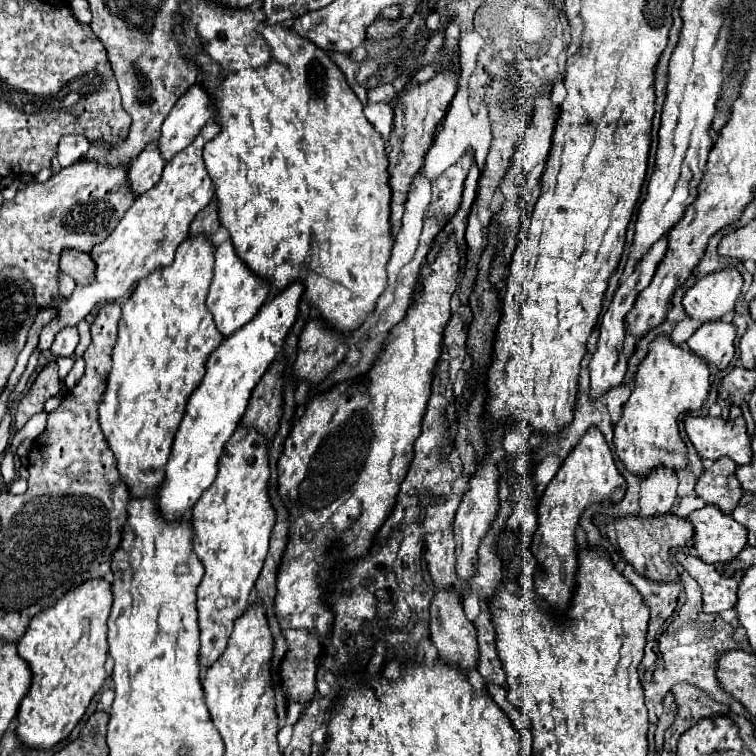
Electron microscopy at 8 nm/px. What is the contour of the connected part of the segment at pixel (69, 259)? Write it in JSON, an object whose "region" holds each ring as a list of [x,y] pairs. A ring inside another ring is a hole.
{"region":[[[65,249],[61,253],[61,269],[65,273],[69,273],[77,283],[87,283],[87,279],[91,279],[91,257],[89,253],[81,253],[75,249]]]}

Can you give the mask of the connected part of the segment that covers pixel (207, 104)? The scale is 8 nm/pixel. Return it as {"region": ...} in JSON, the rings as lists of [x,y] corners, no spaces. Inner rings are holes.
{"region":[[[195,83],[179,103],[167,115],[161,137],[159,137],[159,153],[165,161],[171,161],[179,151],[183,151],[201,127],[213,119],[213,99],[209,99],[203,83]]]}

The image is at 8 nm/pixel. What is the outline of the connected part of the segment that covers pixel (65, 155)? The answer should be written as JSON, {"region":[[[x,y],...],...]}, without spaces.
{"region":[[[67,135],[59,141],[59,147],[57,147],[57,159],[61,163],[61,167],[67,167],[67,165],[73,165],[77,163],[87,151],[89,151],[89,141],[79,137],[79,135]]]}

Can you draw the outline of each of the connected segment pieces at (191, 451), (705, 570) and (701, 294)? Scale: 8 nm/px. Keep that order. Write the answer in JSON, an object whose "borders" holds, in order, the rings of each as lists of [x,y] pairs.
{"borders":[[[[301,281],[291,283],[277,295],[269,297],[267,303],[263,303],[261,311],[255,315],[255,319],[251,319],[233,335],[225,337],[223,343],[211,353],[211,357],[207,357],[205,377],[187,403],[185,417],[175,433],[171,455],[165,465],[165,481],[161,483],[157,495],[159,511],[165,519],[185,517],[187,511],[197,503],[201,493],[213,483],[223,445],[243,419],[253,387],[259,383],[267,367],[281,351],[285,337],[297,319],[301,297]]],[[[677,553],[677,561],[683,569],[701,585],[703,589],[703,611],[705,613],[721,613],[725,609],[733,609],[737,603],[737,587],[743,577],[743,571],[735,571],[729,579],[721,575],[719,565],[707,565],[695,555]]],[[[737,269],[717,271],[707,279],[699,279],[683,297],[683,307],[691,319],[699,323],[719,321],[729,311],[735,311],[737,297],[743,287],[743,277]]]]}

